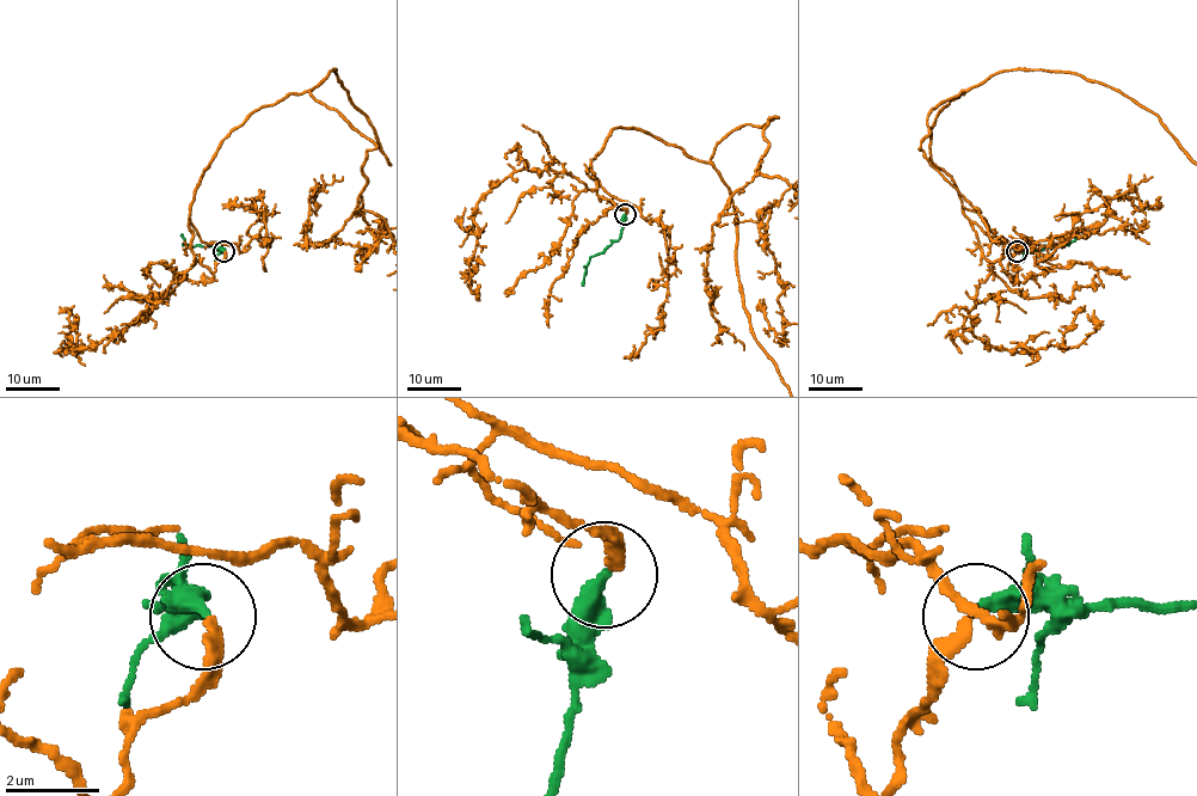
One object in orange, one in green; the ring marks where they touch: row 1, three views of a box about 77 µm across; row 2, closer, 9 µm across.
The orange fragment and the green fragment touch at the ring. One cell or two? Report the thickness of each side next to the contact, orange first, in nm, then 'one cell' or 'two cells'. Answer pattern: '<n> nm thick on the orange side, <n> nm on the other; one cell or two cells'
280 nm thick on the orange side, 360 nm on the other; one cell

